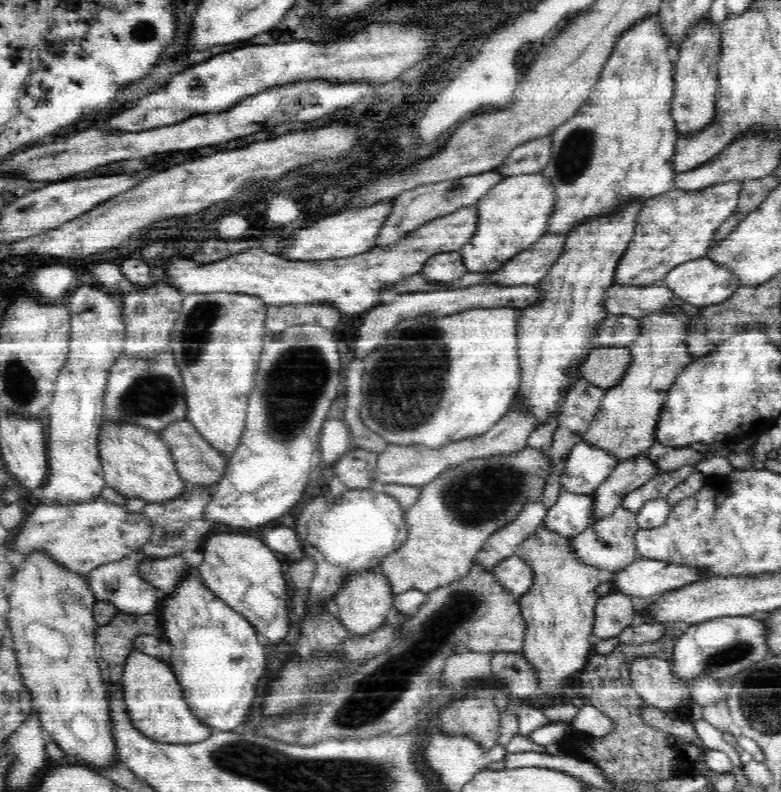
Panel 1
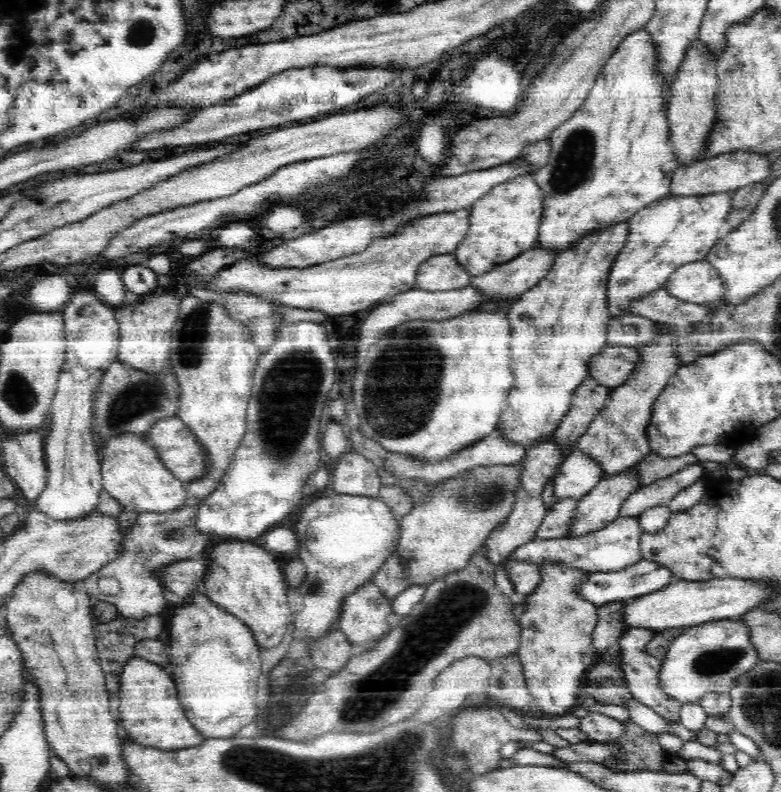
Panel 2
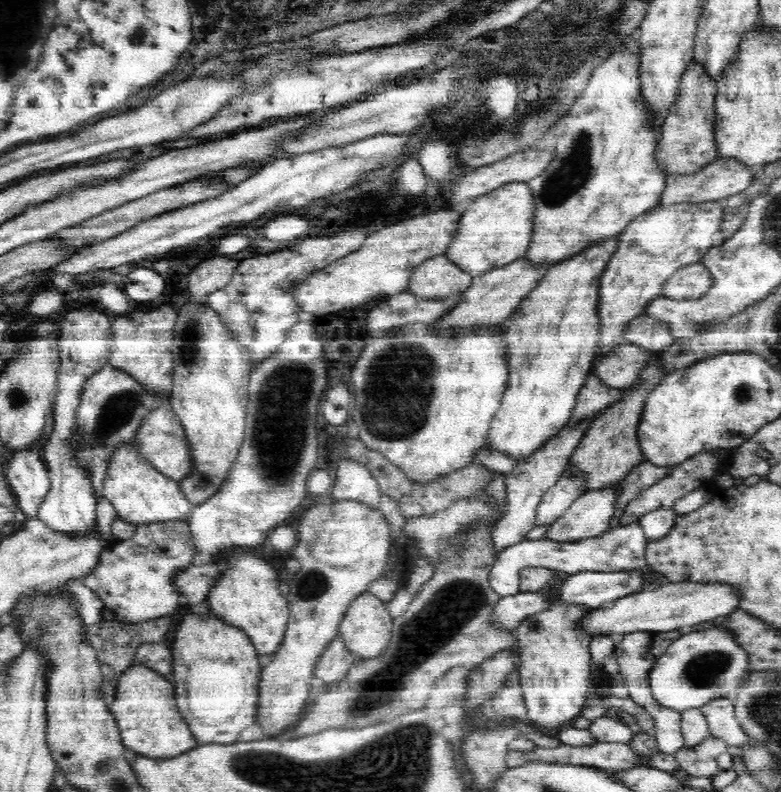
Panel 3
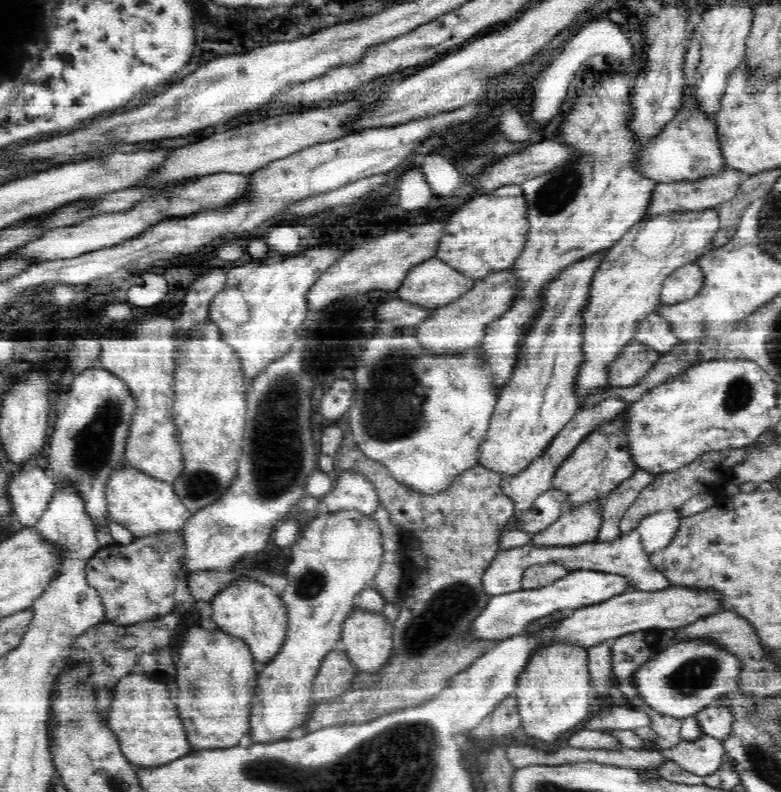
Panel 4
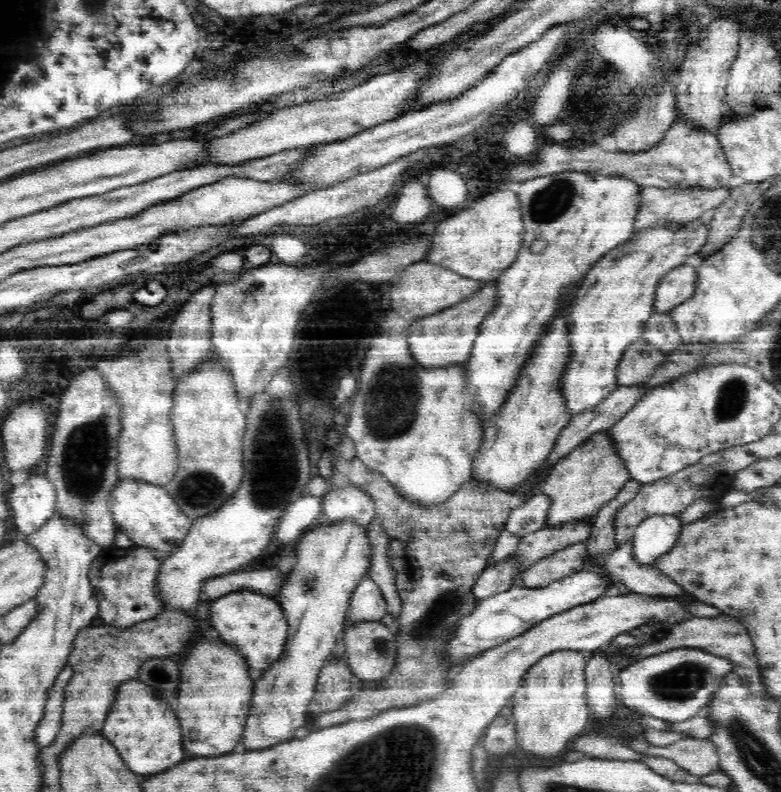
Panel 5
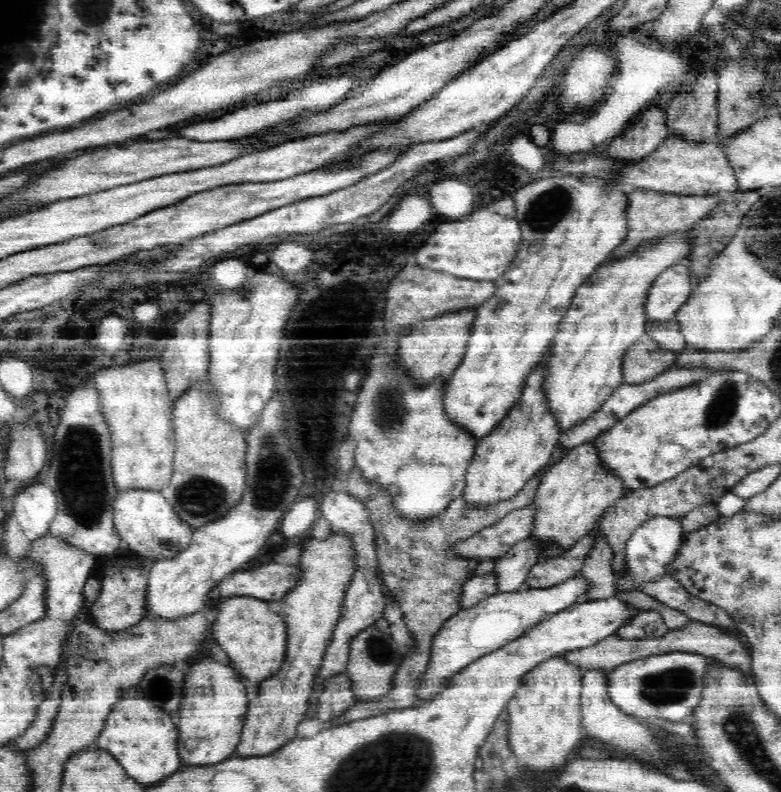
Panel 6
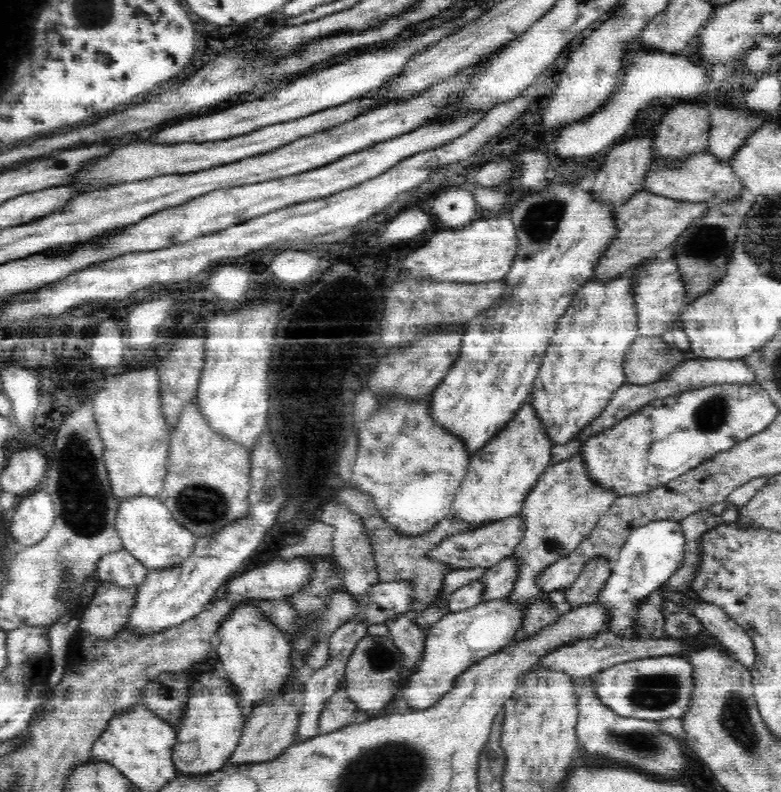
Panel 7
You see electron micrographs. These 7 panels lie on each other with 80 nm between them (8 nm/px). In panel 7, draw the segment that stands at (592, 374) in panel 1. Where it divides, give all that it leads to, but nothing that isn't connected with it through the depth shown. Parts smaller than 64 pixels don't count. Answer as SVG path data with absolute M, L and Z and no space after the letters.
M662 336L638 337L626 353L625 383L650 384L687 361L685 351L662 341Z

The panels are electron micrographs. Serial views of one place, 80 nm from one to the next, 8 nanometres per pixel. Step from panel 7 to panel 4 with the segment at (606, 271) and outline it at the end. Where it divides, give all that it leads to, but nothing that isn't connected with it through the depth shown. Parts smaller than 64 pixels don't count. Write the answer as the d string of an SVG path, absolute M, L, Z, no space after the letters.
M726 165L717 173L711 173L710 176L700 177L698 180L678 180L667 181L666 183L658 184L658 188L652 194L652 202L650 208L646 211L644 220L652 218L658 214L666 214L671 211L685 211L686 209L704 209L716 208L719 204L734 198L740 188L745 174Z

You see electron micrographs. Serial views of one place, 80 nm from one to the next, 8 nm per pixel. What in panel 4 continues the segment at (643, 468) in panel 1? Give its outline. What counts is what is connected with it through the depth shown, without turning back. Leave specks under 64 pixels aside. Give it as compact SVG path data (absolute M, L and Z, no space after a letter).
M602 498L564 511L548 528L531 536L531 544L574 545L595 541L601 525Z

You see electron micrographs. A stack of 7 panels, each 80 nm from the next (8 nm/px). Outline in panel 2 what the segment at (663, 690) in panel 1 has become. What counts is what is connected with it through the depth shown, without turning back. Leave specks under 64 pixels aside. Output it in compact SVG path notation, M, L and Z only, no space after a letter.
M644 628L626 629L619 639L618 647L621 650L619 658L625 669L626 682L632 689L634 699L640 701L643 705L650 707L654 712L658 713L664 720L668 722L679 722L682 705L674 699L670 699L670 694L667 694L659 686L659 670L662 664L661 659L654 658L651 654L643 649L656 636L656 631Z

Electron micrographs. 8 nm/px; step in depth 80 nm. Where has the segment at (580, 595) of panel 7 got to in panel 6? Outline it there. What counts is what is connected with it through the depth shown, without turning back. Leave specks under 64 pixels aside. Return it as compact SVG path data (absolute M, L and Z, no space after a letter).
M596 540L586 556L579 576L588 581L588 592L581 602L616 597L616 578L613 570L613 550L603 540Z

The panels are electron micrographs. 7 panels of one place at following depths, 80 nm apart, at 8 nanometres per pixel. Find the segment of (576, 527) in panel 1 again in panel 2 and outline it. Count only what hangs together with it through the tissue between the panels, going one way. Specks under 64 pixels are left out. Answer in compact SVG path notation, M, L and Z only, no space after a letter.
M578 498L558 500L543 518L534 538L545 540L568 537L569 528L575 521L573 512L576 510L577 500Z

